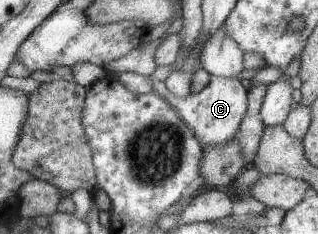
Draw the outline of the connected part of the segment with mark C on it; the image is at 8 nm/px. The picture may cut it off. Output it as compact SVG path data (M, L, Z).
M210 76L203 89L196 95L185 98L174 96L170 93L163 82L151 77L152 90L162 99L166 99L172 107L175 107L180 117L186 121L186 125L199 137L202 147L216 147L232 139L237 132L240 120L247 106L247 89L245 89L236 78L224 78Z

